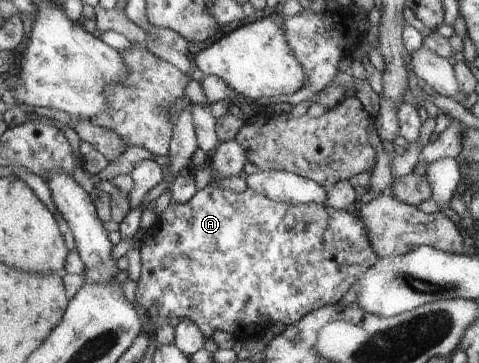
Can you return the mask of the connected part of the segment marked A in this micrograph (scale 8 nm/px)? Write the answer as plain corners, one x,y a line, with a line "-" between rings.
210,184
197,191
185,205
169,204
163,215
150,228
144,230
141,245
141,275
135,290
135,299
140,303
154,321
178,322
189,320
197,324
201,333
211,340
215,331
227,332
237,340
257,339
266,333
272,324
281,322
283,325
293,325
304,319
309,313
329,304
338,304
347,290
367,271
375,265
379,257
369,241
368,229
364,221
359,218
355,209
339,210
321,204
295,204
275,202
256,190
247,188
241,193
233,192
221,187
212,187

